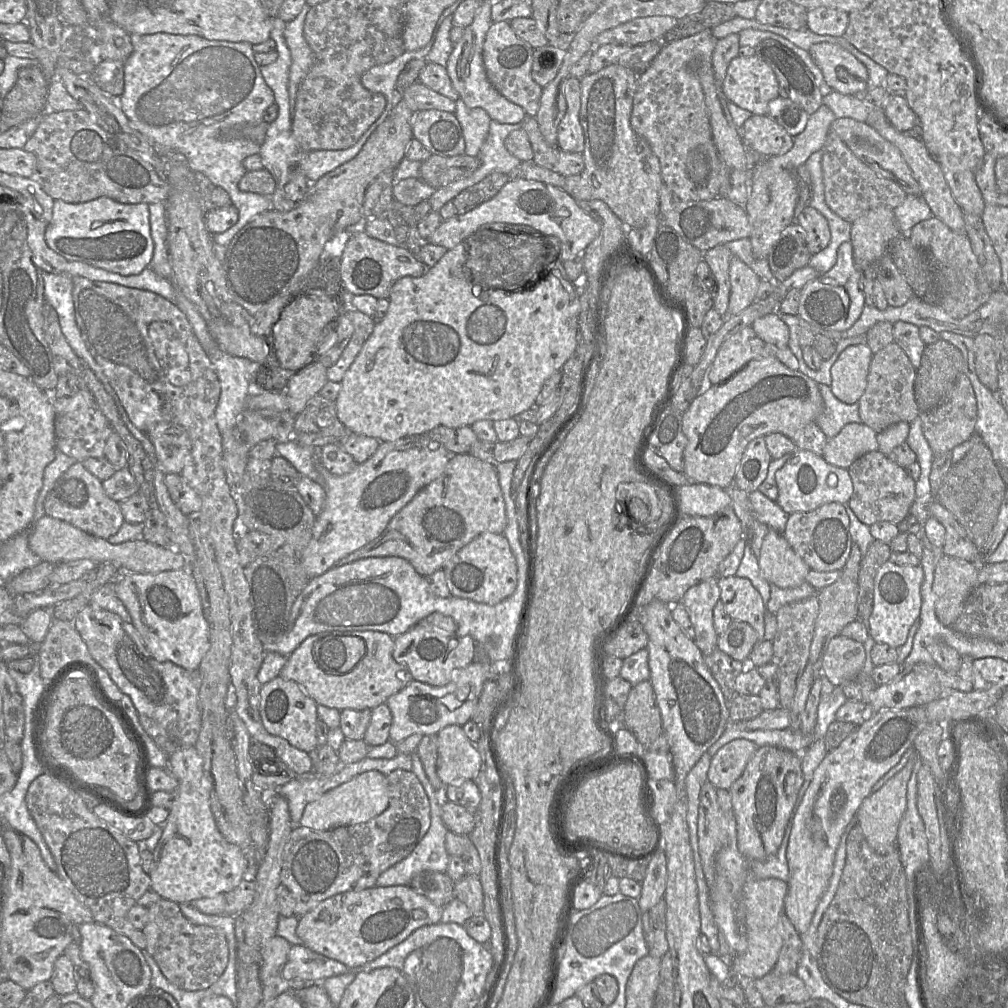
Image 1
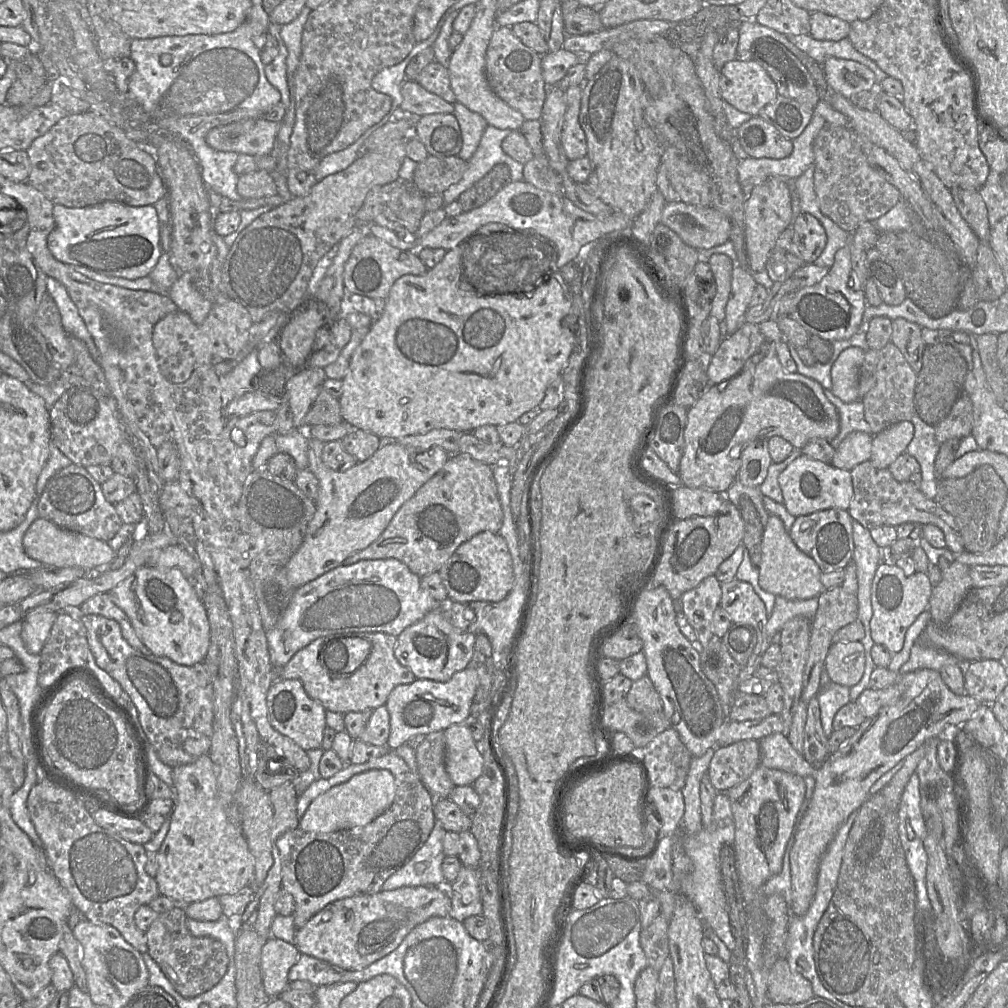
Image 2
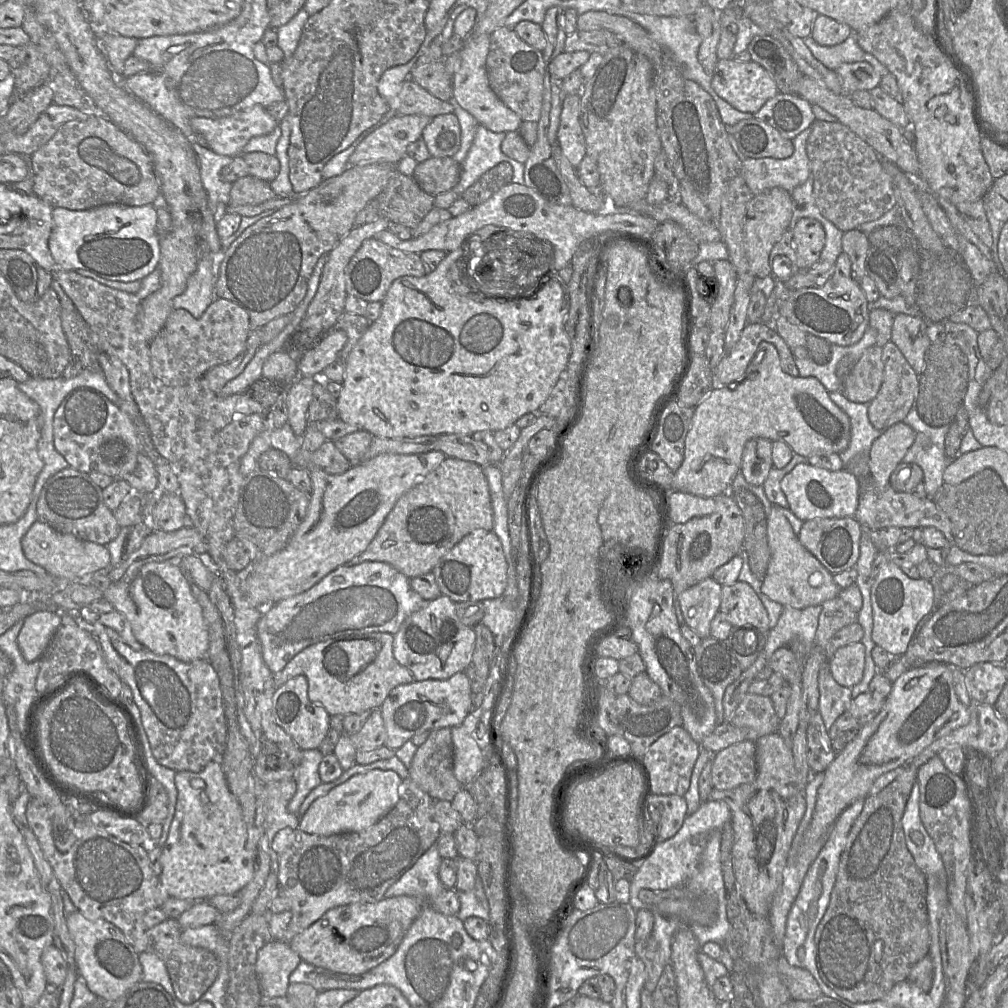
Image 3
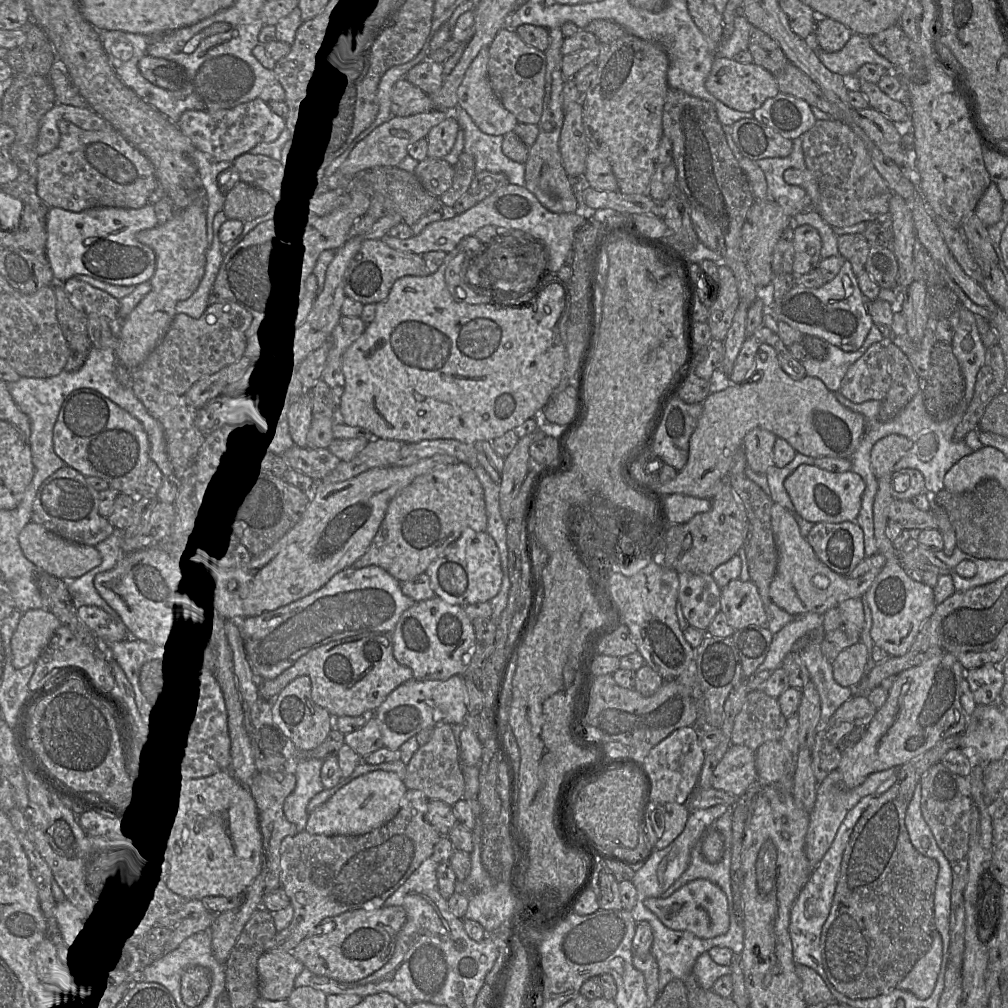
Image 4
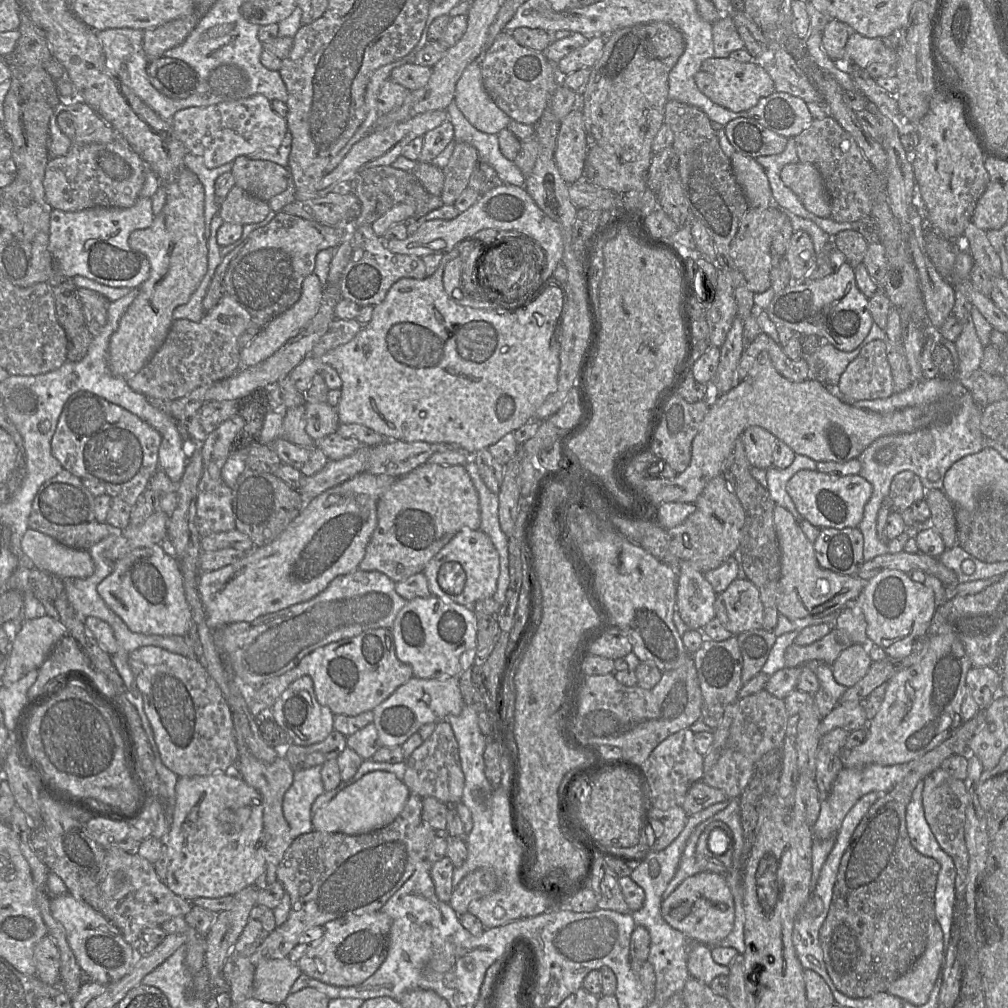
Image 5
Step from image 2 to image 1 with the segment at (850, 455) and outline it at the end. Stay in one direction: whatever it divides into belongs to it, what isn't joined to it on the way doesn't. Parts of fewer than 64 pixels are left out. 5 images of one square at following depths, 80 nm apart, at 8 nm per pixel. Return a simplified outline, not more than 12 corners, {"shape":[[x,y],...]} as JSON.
{"shape":[[849,423],[827,439],[822,457],[848,469],[878,449],[877,433]]}

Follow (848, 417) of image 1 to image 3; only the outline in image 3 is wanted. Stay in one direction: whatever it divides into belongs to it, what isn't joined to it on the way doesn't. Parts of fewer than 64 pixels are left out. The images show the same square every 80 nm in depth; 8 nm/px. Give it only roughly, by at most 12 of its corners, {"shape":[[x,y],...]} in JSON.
{"shape":[[842,391],[829,397],[850,419],[850,443],[839,455],[862,487],[872,443],[884,431],[869,421],[869,403]]}

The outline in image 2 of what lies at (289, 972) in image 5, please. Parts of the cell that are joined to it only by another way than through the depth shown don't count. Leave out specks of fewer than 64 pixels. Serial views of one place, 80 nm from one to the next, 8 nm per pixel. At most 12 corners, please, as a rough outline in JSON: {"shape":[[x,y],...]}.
{"shape":[[269,937],[261,952],[266,995],[278,997],[300,956],[292,943]]}

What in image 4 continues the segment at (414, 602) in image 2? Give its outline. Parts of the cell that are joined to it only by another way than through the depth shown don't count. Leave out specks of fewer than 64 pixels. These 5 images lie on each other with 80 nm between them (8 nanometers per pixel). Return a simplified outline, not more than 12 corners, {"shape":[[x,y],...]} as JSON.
{"shape":[[379,566],[238,623],[256,679],[334,640],[393,633],[416,601]]}

